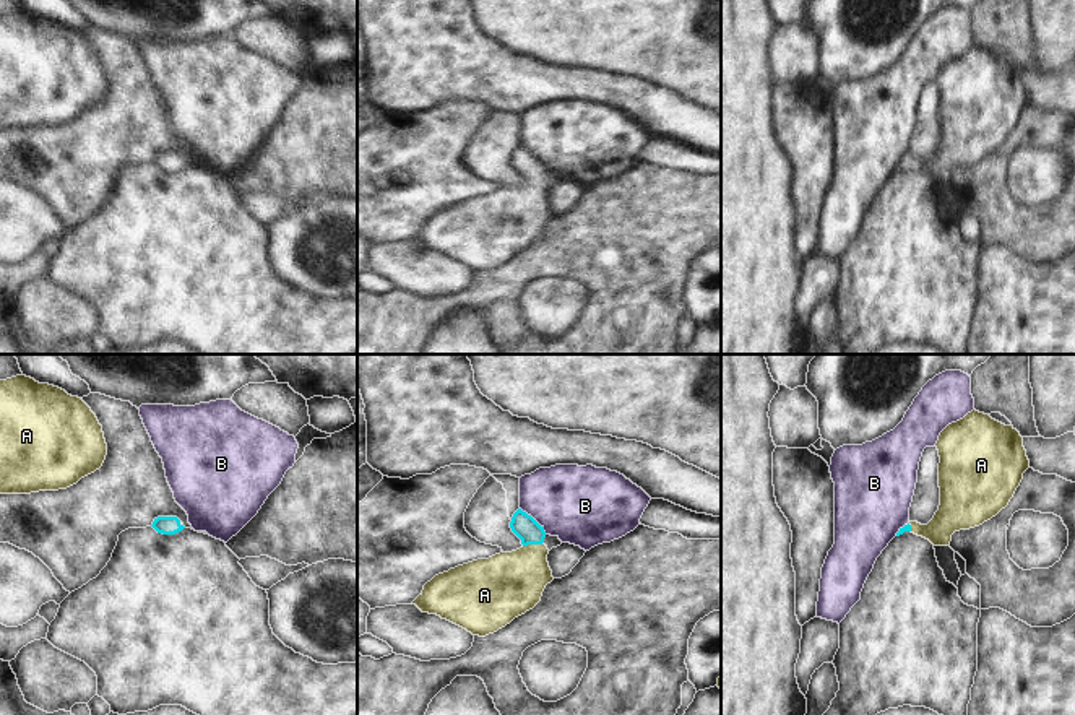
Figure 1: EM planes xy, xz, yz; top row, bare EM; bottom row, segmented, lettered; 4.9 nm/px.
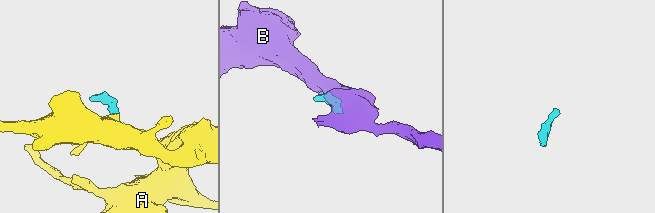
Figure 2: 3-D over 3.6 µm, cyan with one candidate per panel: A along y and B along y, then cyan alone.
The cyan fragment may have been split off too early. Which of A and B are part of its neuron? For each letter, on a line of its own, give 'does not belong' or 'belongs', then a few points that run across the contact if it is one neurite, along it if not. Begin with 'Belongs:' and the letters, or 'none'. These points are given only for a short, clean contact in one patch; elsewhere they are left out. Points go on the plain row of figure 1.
Belongs: A
A: belongs; line xz (525, 163), (531, 169), (531, 179), (531, 195), (505, 221)
B: does not belong

